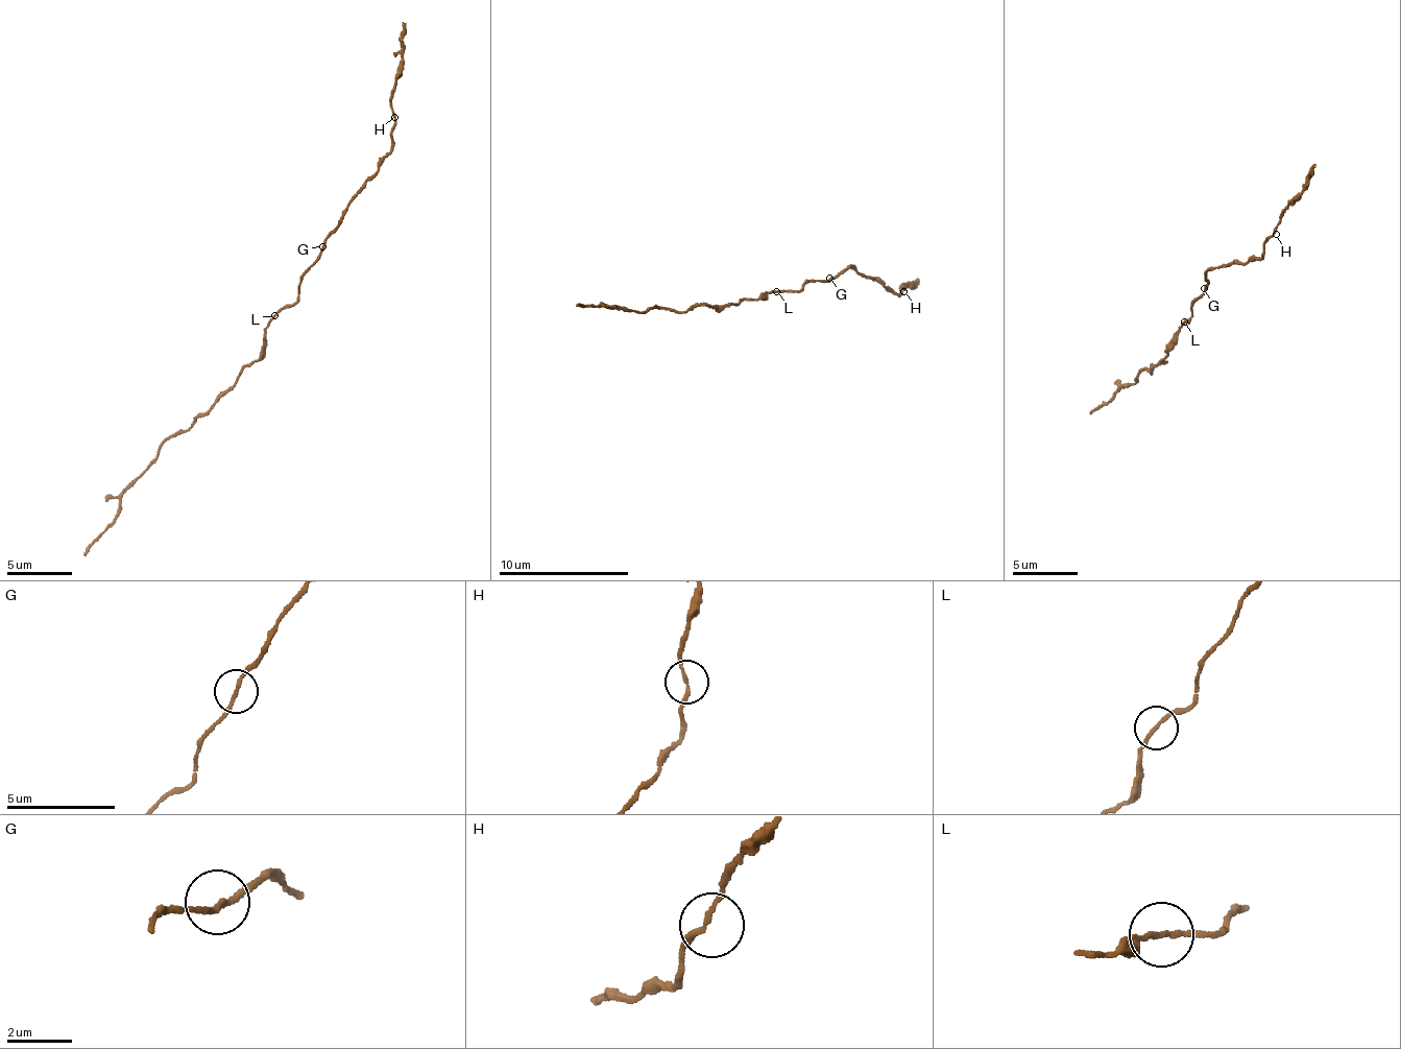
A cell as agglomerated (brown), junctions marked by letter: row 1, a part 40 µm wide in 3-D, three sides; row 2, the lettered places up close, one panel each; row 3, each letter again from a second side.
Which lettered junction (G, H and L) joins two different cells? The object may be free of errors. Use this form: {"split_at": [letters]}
{"split_at": []}

